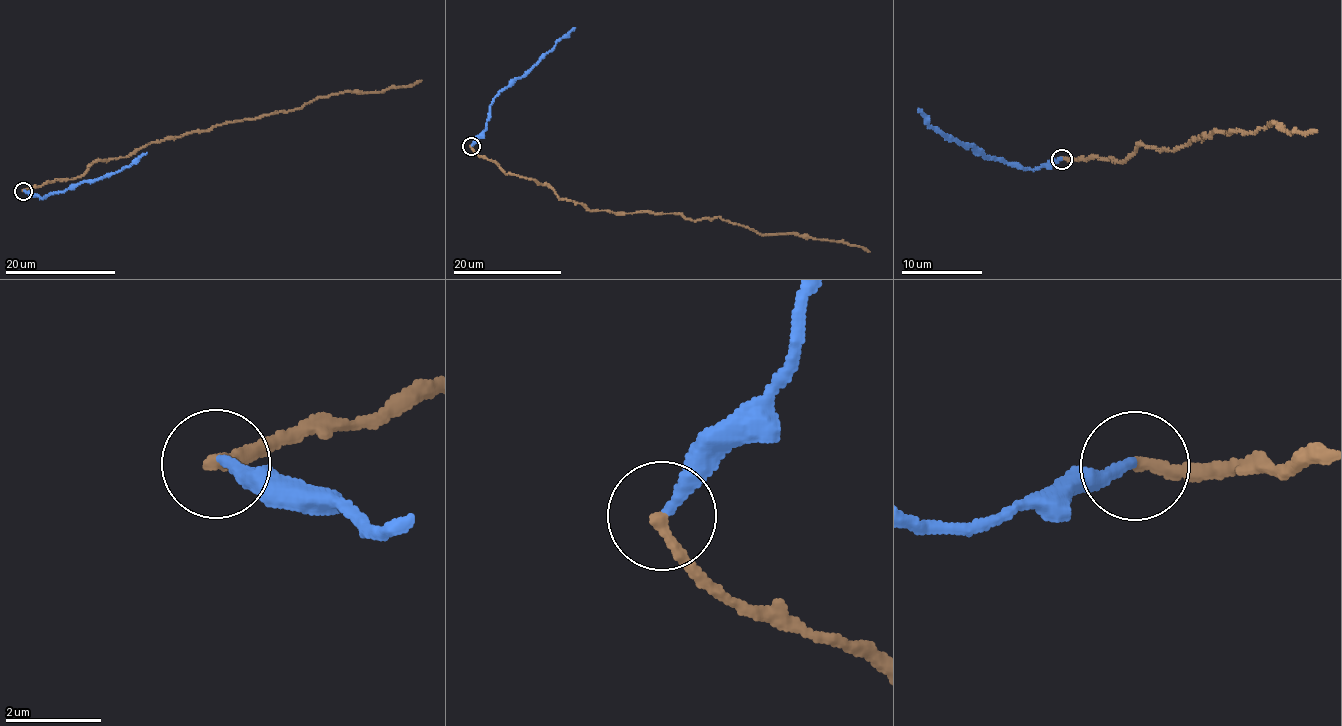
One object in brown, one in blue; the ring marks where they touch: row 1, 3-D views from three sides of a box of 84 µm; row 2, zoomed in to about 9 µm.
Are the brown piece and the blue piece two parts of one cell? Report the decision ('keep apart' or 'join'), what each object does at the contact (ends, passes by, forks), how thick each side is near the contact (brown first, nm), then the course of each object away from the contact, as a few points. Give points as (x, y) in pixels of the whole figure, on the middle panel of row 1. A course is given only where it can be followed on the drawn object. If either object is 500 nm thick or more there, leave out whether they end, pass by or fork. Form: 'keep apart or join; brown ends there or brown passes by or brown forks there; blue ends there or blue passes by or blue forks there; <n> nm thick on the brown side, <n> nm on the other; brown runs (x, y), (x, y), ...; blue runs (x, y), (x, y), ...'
keep apart; brown ends there; blue ends there; 240 nm thick on the brown side, 240 nm on the other; brown runs (471, 145), (506, 174), (531, 178), (594, 211), (719, 216), (762, 234), (870, 252); blue runs (471, 145), (485, 128), (489, 107), (499, 93), (530, 71), (575, 27)

